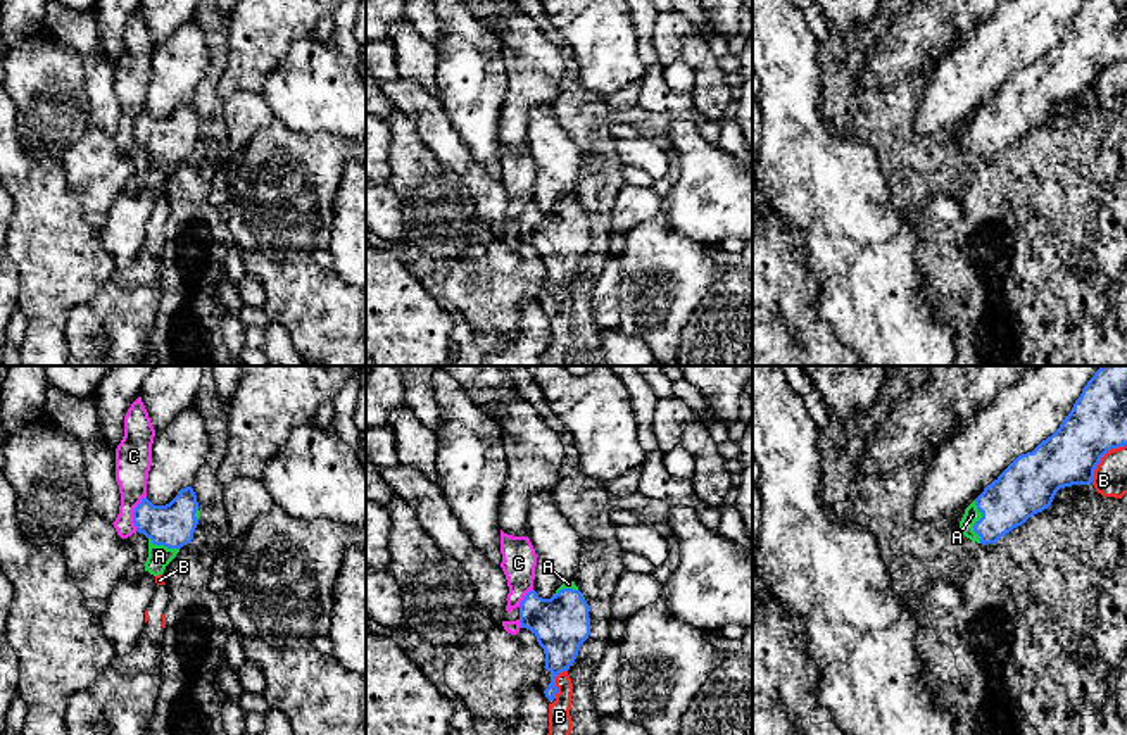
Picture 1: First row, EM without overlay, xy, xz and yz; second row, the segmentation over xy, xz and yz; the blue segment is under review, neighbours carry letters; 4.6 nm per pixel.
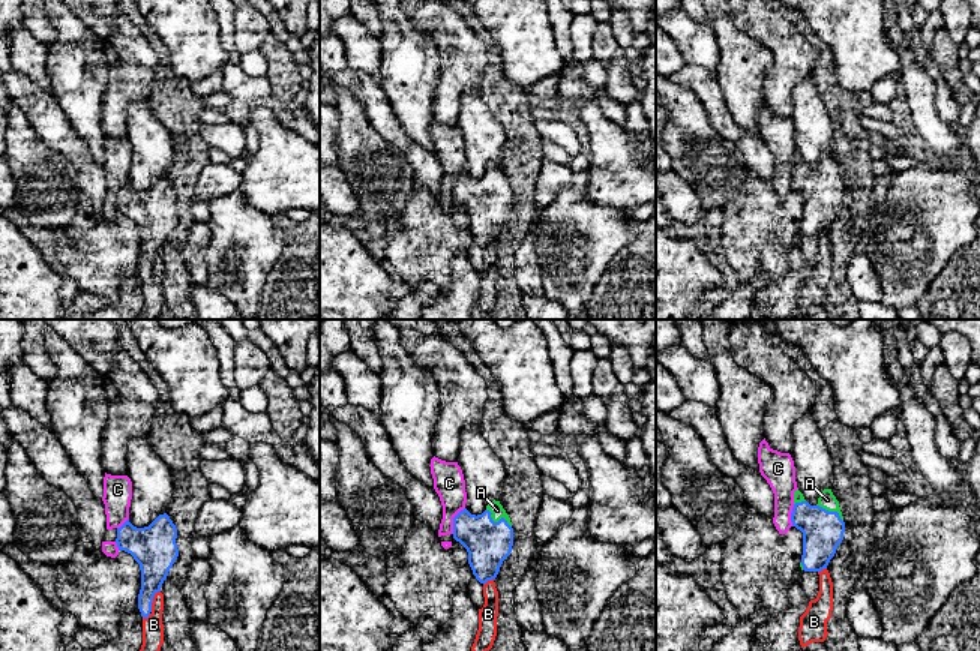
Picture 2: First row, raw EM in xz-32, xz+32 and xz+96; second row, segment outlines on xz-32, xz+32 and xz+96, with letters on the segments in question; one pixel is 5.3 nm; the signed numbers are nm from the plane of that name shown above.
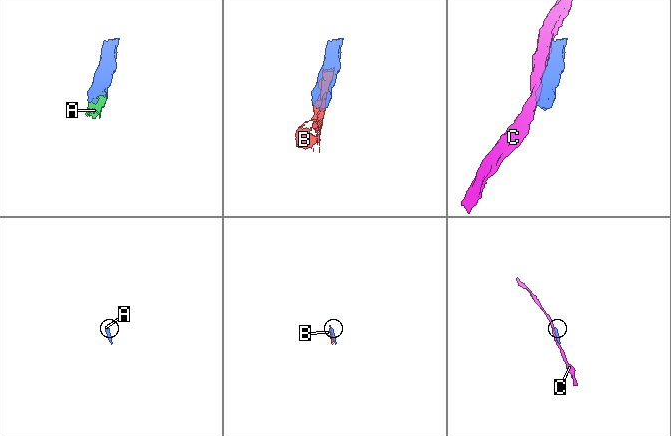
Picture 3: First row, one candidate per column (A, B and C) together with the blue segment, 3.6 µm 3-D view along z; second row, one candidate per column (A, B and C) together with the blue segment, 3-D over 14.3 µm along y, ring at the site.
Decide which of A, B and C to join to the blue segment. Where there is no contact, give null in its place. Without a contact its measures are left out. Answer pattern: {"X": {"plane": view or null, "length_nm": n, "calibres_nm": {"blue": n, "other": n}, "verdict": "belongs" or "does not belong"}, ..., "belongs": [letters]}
{"A": {"plane": "yz", "length_nm": 200, "calibres_nm": {"blue": 240, "other": 70}, "verdict": "belongs"}, "B": {"plane": "yz", "length_nm": 240, "calibres_nm": {"blue": 280, "other": 160}, "verdict": "does not belong"}, "C": {"plane": "xy", "length_nm": 180, "calibres_nm": {"blue": 200, "other": 170}, "verdict": "does not belong"}, "belongs": ["A"]}

